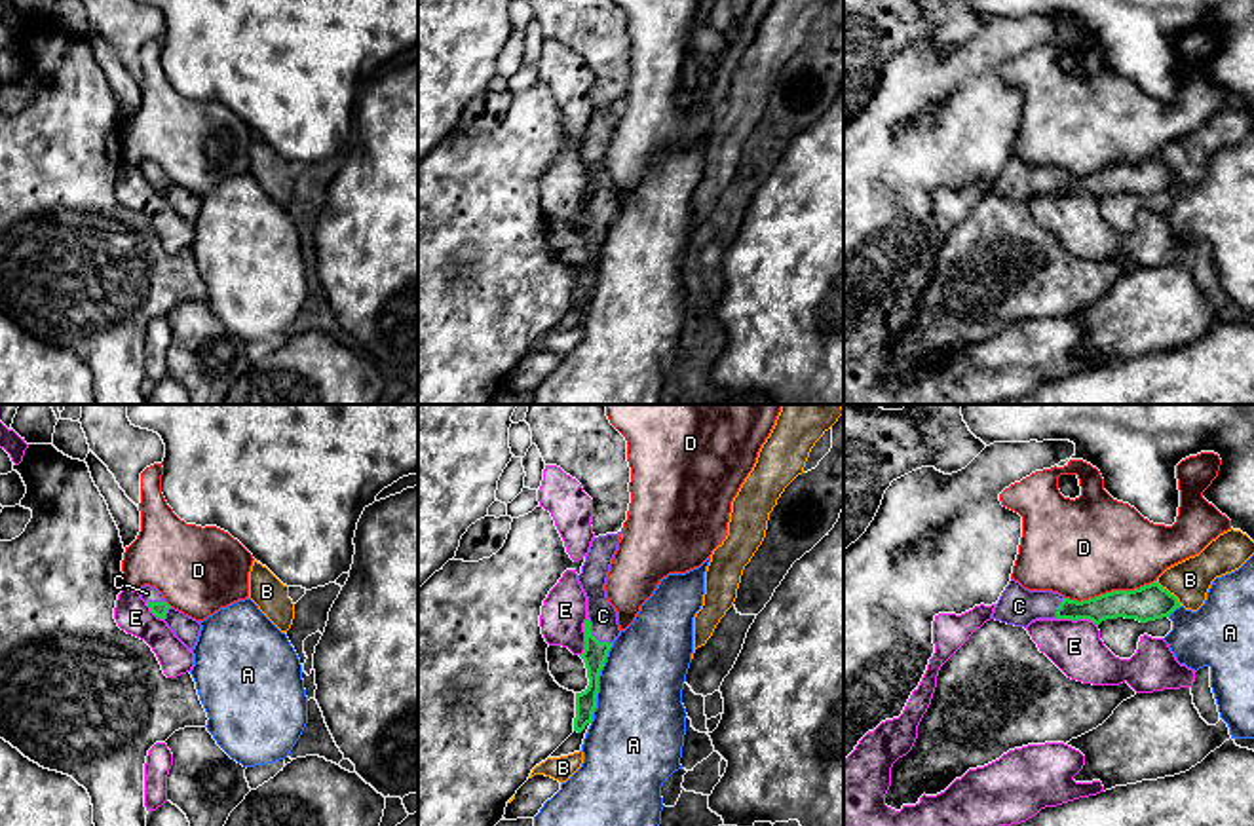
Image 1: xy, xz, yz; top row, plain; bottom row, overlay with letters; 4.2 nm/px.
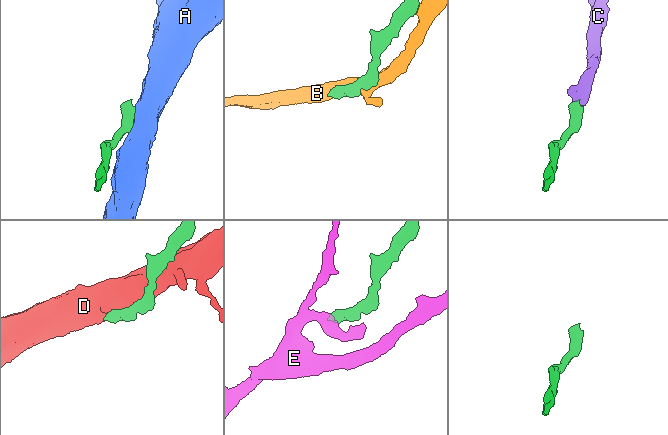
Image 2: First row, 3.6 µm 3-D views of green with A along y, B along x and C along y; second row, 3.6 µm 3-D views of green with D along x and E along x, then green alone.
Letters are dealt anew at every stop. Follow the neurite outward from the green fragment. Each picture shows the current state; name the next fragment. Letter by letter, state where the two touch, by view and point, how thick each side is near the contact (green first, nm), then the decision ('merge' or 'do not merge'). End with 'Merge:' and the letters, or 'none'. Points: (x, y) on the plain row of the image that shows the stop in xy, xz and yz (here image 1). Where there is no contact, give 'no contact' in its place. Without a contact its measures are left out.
A: contact xz (597, 259); calibres 100 and 400 nm; do not merge
B: contact yz (1167, 166); calibres 150 and 180 nm; do not merge
C: contact xz (591, 209); calibres 100 and 120 nm; merge
D: contact yz (1112, 166); calibres 150 and 420 nm; do not merge
E: contact yz (1078, 192); calibres 130 and 220 nm; do not merge
Merge: C

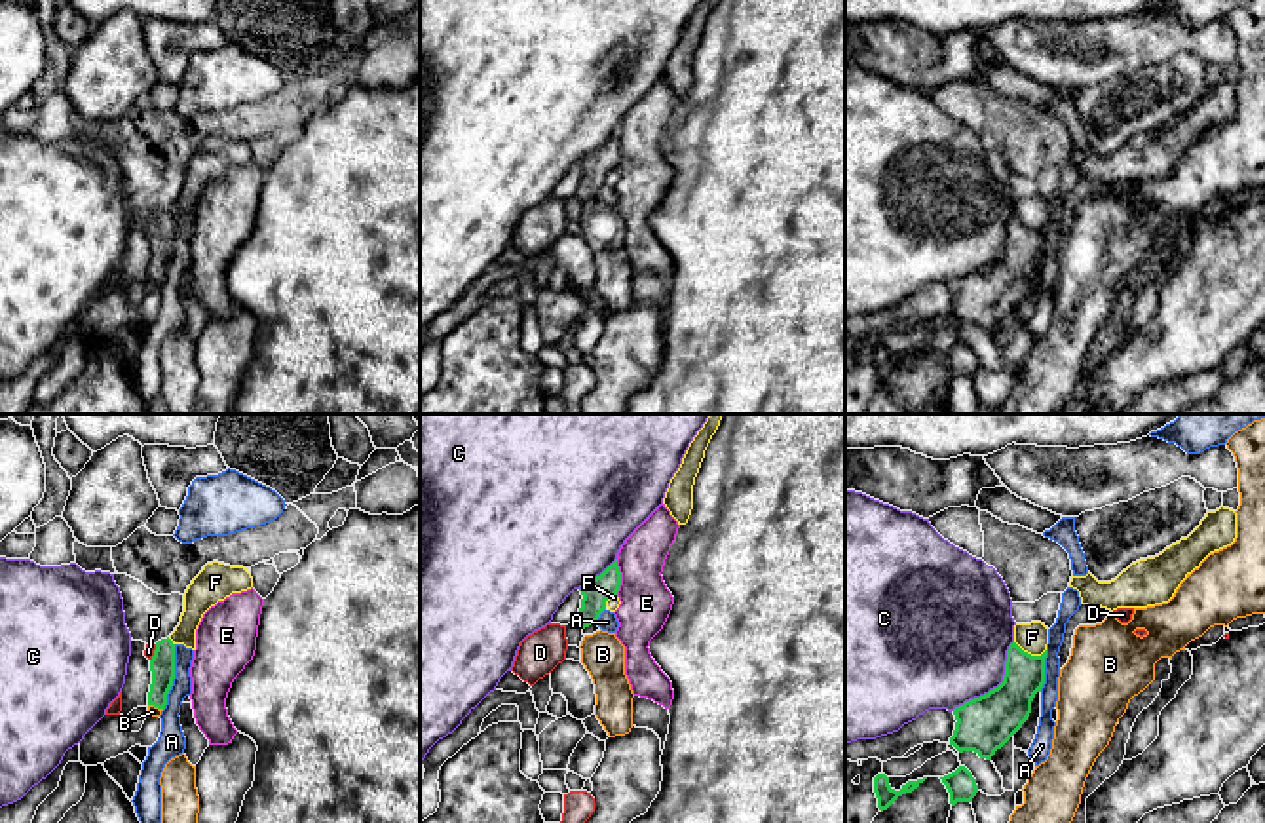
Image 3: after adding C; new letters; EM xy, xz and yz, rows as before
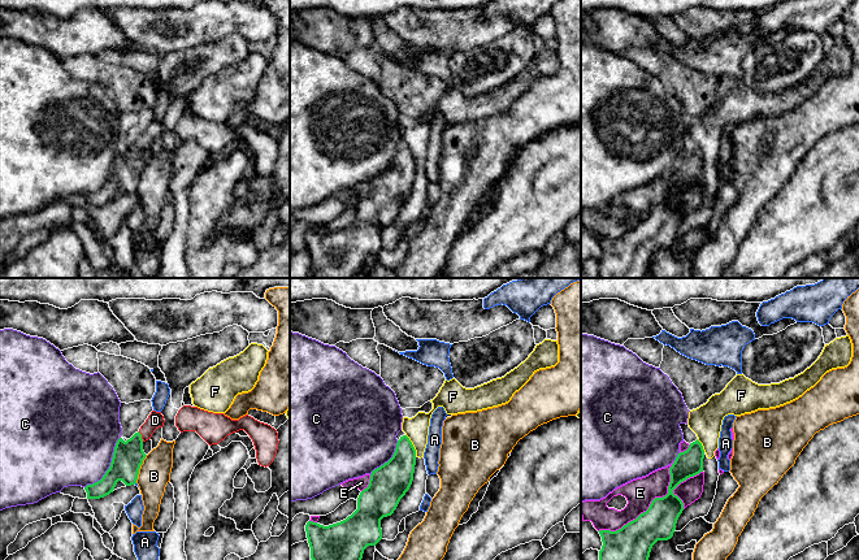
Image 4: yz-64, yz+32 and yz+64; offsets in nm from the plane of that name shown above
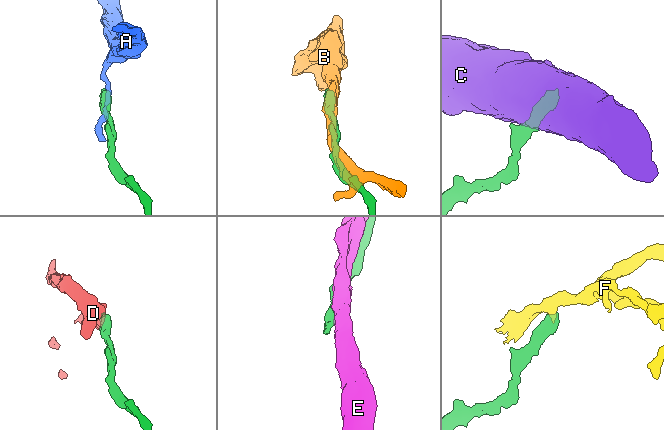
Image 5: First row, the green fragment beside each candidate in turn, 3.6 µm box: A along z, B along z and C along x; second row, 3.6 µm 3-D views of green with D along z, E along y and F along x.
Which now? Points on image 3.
A: contact xy (173, 251); calibres 110 and 110 nm; do not merge
B: contact xy (156, 280); calibres 110 and 50 nm; do not merge
C: contact yz (998, 261); calibres 240 and 460 nm; do not merge
D: contact xy (154, 227); calibres 110 and 50 nm; merge
E: contact xz (620, 151); calibres 120 and 220 nm; do not merge
F: contact yz (1030, 229); calibres 190 and 130 nm; do not merge
Merge: D

